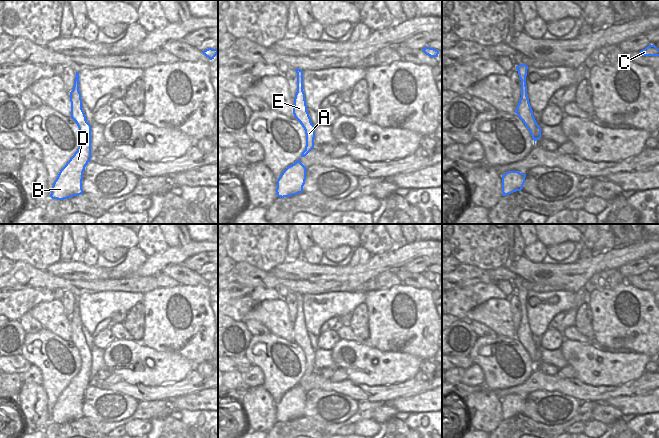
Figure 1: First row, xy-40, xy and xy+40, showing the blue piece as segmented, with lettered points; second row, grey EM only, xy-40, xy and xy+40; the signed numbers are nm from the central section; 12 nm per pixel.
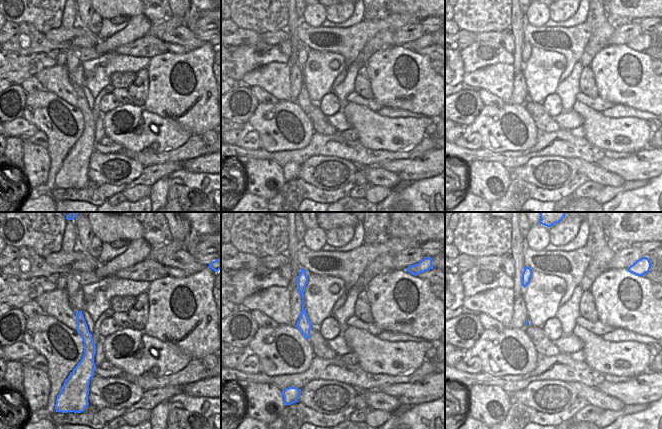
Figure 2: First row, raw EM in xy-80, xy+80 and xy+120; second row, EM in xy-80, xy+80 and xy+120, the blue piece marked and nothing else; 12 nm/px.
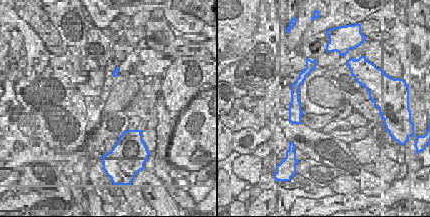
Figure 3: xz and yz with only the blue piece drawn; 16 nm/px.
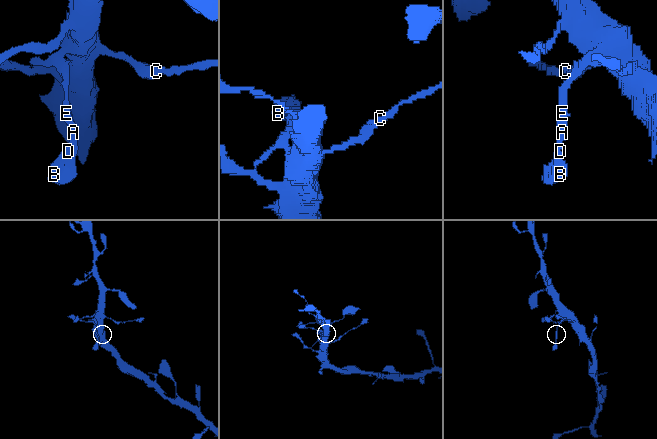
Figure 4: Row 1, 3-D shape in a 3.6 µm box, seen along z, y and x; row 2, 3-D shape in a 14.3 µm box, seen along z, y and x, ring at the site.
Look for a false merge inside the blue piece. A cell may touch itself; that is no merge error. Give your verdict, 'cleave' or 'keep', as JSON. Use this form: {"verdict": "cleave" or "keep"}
{"verdict": "cleave"}

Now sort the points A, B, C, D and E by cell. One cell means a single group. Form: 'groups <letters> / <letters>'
groups A B D E / C

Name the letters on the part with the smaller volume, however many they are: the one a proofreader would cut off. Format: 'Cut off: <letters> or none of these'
Cut off: A, B, D, E

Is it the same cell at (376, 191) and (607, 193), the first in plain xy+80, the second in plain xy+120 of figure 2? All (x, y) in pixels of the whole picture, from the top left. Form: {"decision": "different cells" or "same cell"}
{"decision": "same cell"}

